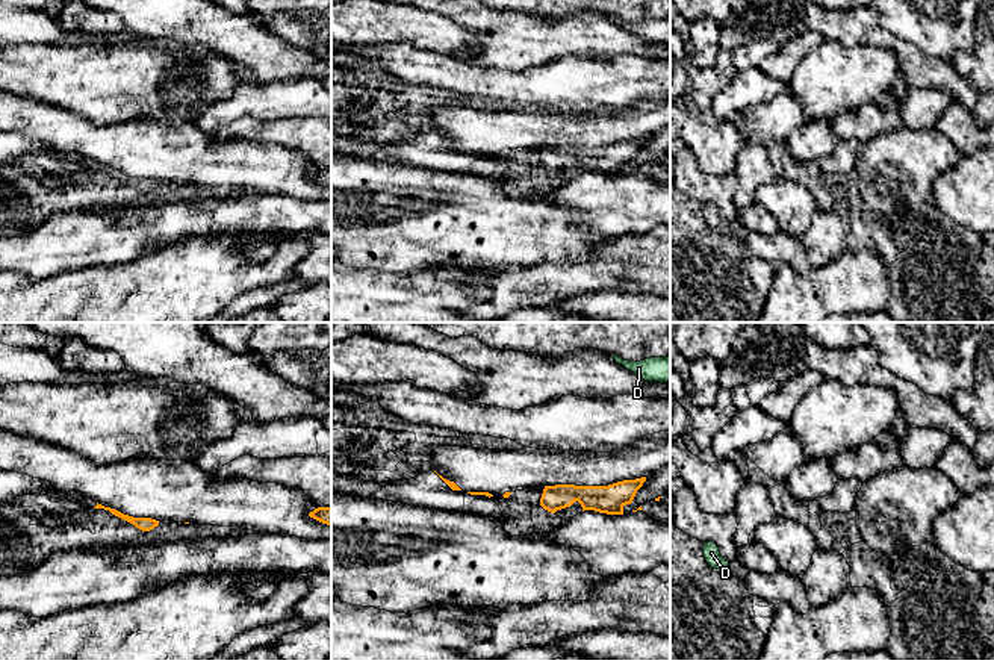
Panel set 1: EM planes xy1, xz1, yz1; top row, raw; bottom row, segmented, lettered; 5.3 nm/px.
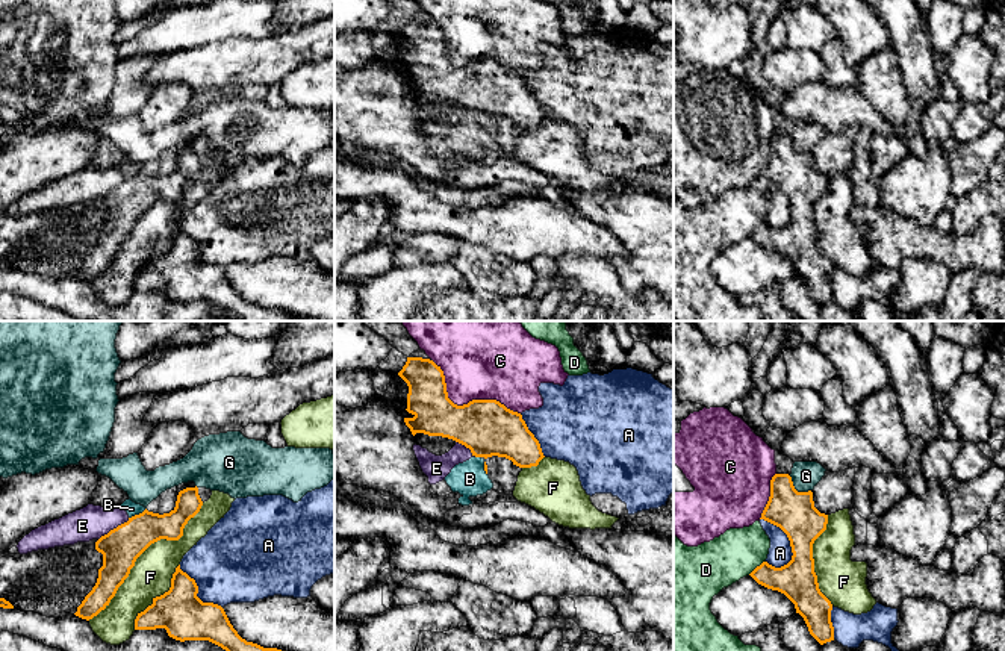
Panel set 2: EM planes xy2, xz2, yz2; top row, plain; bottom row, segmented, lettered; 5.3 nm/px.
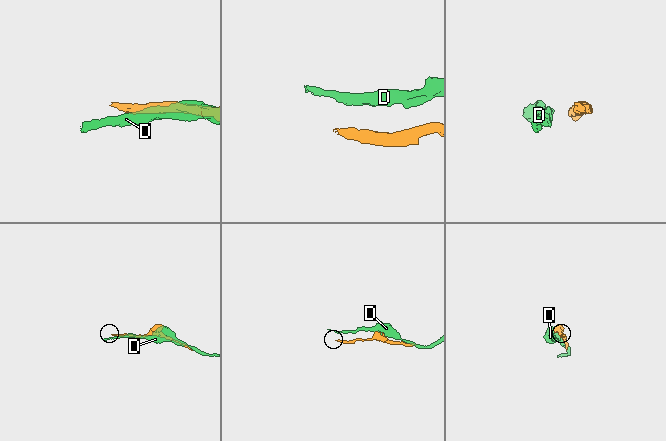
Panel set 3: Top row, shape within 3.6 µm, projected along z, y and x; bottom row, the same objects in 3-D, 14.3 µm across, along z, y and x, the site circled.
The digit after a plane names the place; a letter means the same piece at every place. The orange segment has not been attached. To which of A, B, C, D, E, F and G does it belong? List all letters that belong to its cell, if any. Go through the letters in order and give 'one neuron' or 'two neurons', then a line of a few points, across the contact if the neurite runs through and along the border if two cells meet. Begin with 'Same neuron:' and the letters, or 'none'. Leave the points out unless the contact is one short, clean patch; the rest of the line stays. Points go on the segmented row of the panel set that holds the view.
Same neuron: none
A: two neurons
B: two neurons; line xy2 (146, 509), (129, 518)
C: two neurons
D: two neurons
E: two neurons; line xy2 (129, 518), (99, 539)
F: two neurons
G: two neurons; line yz2 (789, 476), (798, 491), (810, 491)

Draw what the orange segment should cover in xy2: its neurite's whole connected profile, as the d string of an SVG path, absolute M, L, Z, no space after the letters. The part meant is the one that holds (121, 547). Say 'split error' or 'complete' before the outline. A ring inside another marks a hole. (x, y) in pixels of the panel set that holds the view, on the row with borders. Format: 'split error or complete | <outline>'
complete | M186 487L179 492L176 507L170 513L159 515L145 509L101 536L95 550L103 554L103 566L98 569L95 586L74 615L89 621L104 610L129 577L136 559L160 539L179 540L185 525L201 506L198 487Z

